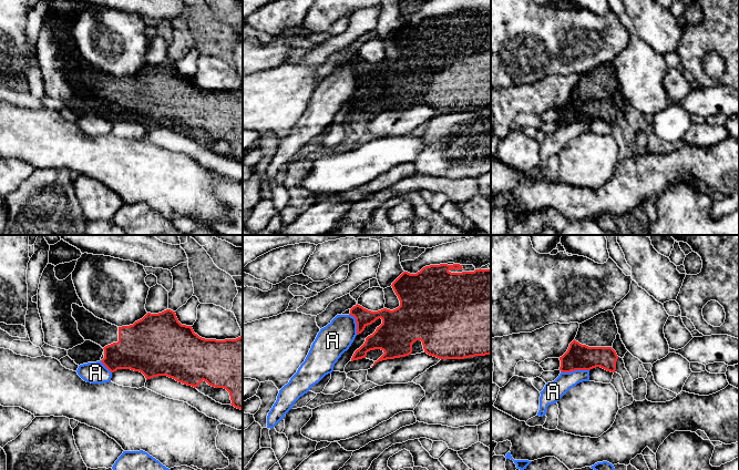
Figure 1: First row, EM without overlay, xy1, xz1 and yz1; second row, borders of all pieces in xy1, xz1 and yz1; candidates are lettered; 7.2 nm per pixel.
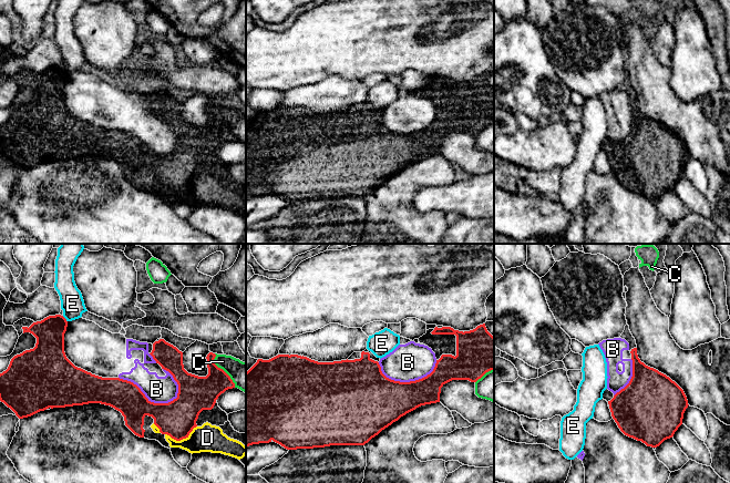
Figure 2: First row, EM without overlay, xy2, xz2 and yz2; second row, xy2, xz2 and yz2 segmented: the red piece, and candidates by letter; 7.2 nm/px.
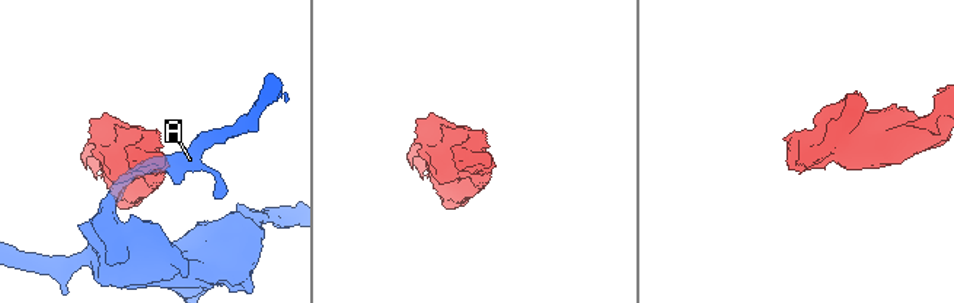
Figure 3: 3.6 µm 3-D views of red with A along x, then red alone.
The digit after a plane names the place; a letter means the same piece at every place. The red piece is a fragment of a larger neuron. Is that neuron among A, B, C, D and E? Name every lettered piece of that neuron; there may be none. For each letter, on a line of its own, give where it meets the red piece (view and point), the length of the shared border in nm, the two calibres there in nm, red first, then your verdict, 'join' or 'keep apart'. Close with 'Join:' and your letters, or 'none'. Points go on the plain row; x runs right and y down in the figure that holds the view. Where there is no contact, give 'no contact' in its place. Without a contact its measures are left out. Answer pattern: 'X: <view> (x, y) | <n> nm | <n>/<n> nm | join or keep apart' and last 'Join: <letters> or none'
A: yz1 (574, 122) | 200 nm | 190/150 nm | keep apart
B: xy2 (146, 150) | 460 nm | 240/190 nm | keep apart
C: xy2 (223, 122) | 300 nm | 260/200 nm | keep apart
D: xy2 (181, 191) | 240 nm | 260/200 nm | join
E: xy2 (65, 71) | 60 nm | 220/170 nm | keep apart
Join: D

